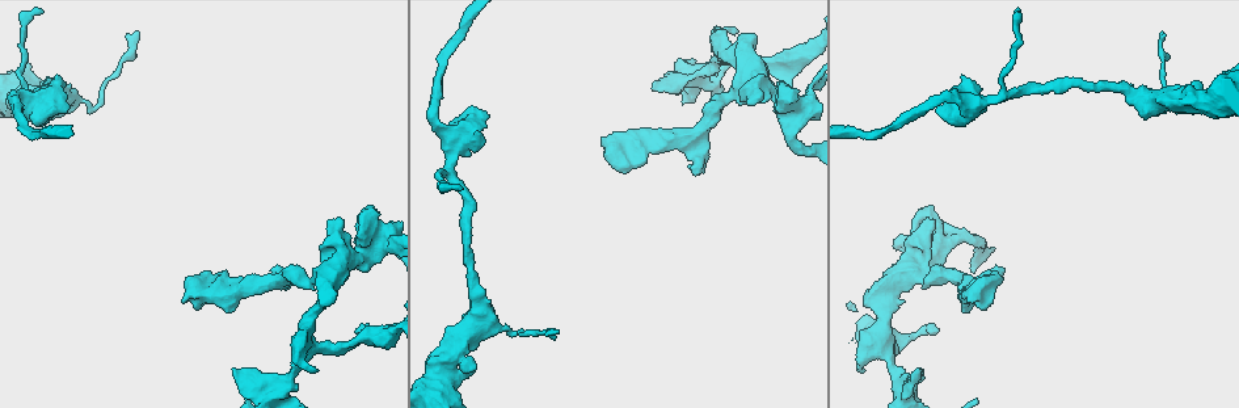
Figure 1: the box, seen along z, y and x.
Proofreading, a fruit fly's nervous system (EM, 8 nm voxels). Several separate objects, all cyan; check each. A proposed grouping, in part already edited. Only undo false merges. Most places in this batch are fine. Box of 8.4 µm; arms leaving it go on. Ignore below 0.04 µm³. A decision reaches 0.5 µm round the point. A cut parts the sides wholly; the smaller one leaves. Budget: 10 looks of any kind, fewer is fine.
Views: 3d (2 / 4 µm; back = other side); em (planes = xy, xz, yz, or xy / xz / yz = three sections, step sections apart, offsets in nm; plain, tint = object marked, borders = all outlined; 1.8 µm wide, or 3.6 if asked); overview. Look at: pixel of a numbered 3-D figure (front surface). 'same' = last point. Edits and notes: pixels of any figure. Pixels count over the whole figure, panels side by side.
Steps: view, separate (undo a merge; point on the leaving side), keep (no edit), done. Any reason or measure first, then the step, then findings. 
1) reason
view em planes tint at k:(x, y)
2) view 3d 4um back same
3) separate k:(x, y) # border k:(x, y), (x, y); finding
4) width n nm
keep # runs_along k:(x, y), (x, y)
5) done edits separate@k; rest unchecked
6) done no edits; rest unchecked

four or more arms meet
view em planes tint at 1:(913, 275)

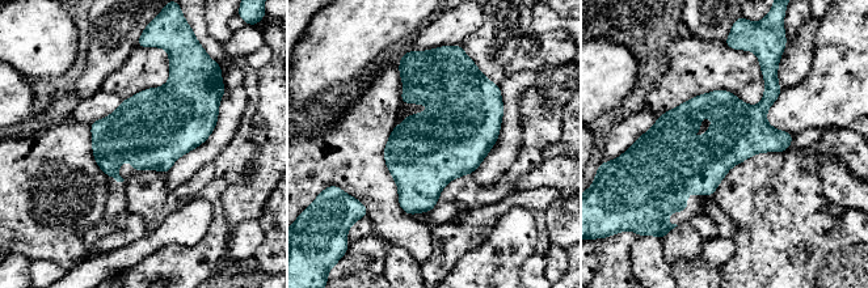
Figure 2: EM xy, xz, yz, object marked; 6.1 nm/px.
width 460 nm
keep # runs_along 2:(788, 136), (721, 148), (649, 138); continuous, no second cell

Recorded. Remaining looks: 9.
sharp bend
view em planes plain at 1:(271, 395)

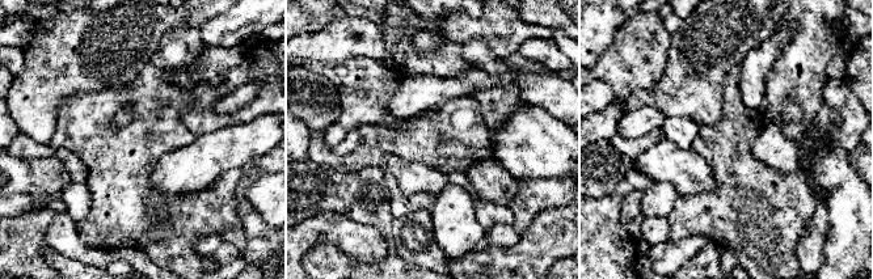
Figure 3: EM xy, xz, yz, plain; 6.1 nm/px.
with the object marked
view em planes tint same

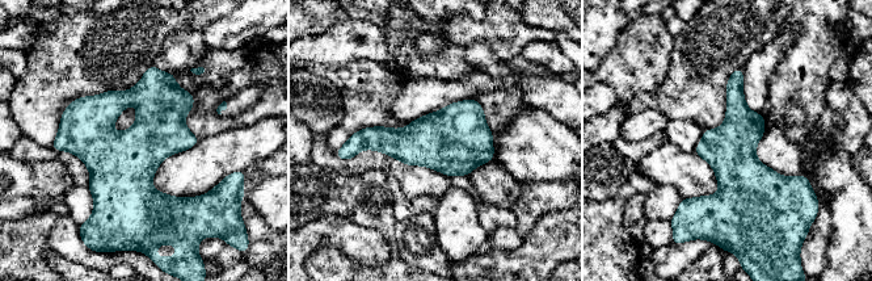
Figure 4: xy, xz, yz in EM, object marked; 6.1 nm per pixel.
keep # runs_along 4:(740, 72), (736, 198), (723, 218); one cell here

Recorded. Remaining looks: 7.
view 3d 4um at 1:(198, 285)

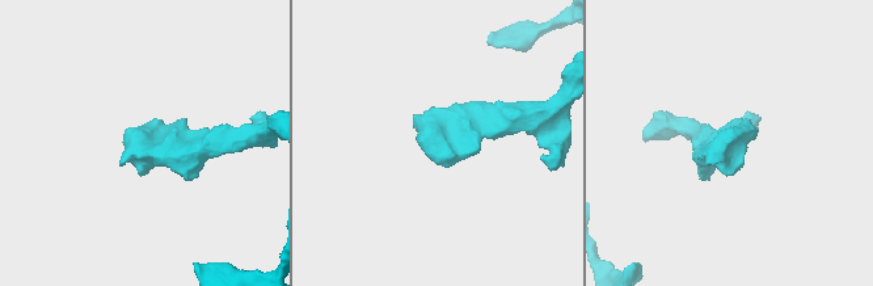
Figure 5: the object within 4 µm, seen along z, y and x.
need the tissue
view em planes tint at 5:(146, 144)

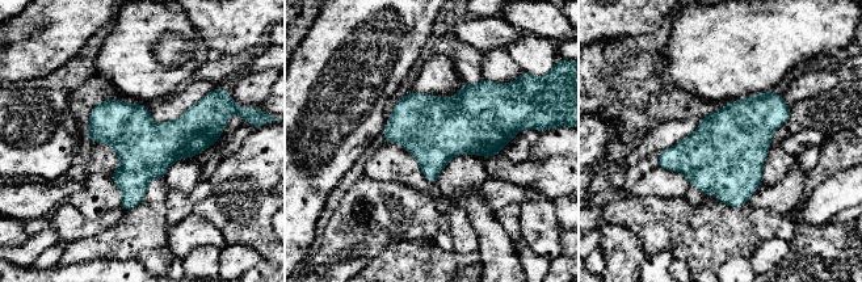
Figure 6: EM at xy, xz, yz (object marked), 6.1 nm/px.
width 340 nm
keep # one cell here

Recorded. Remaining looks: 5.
a fork
view em planes borders at 1:(34, 102)

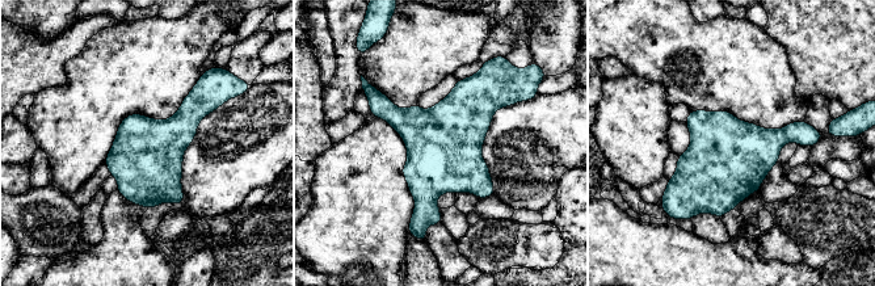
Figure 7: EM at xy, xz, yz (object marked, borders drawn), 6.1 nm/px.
keep # one cell here

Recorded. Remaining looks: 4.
done no edits; rest unchecked

